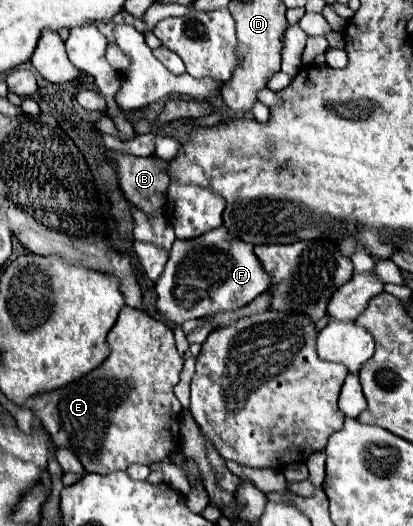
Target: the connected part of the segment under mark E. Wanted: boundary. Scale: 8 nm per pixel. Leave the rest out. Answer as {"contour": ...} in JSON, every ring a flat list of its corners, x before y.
{"contour":[[124,306,118,316,118,322,108,332,108,344,112,352,102,366,72,384,32,396,24,402,24,408,32,410,34,416,40,418,44,428,50,432,54,444,58,448,72,450,82,462,84,470,96,474,126,470,130,464,150,466,154,462,164,460,168,452,172,452,179,444,179,441,176,441,179,440,179,434,172,434,170,424,174,420,178,422,178,415,183,409,172,388,180,380,184,360,180,358,174,346,172,330,164,322,150,318,146,312,138,312,130,306]]}

